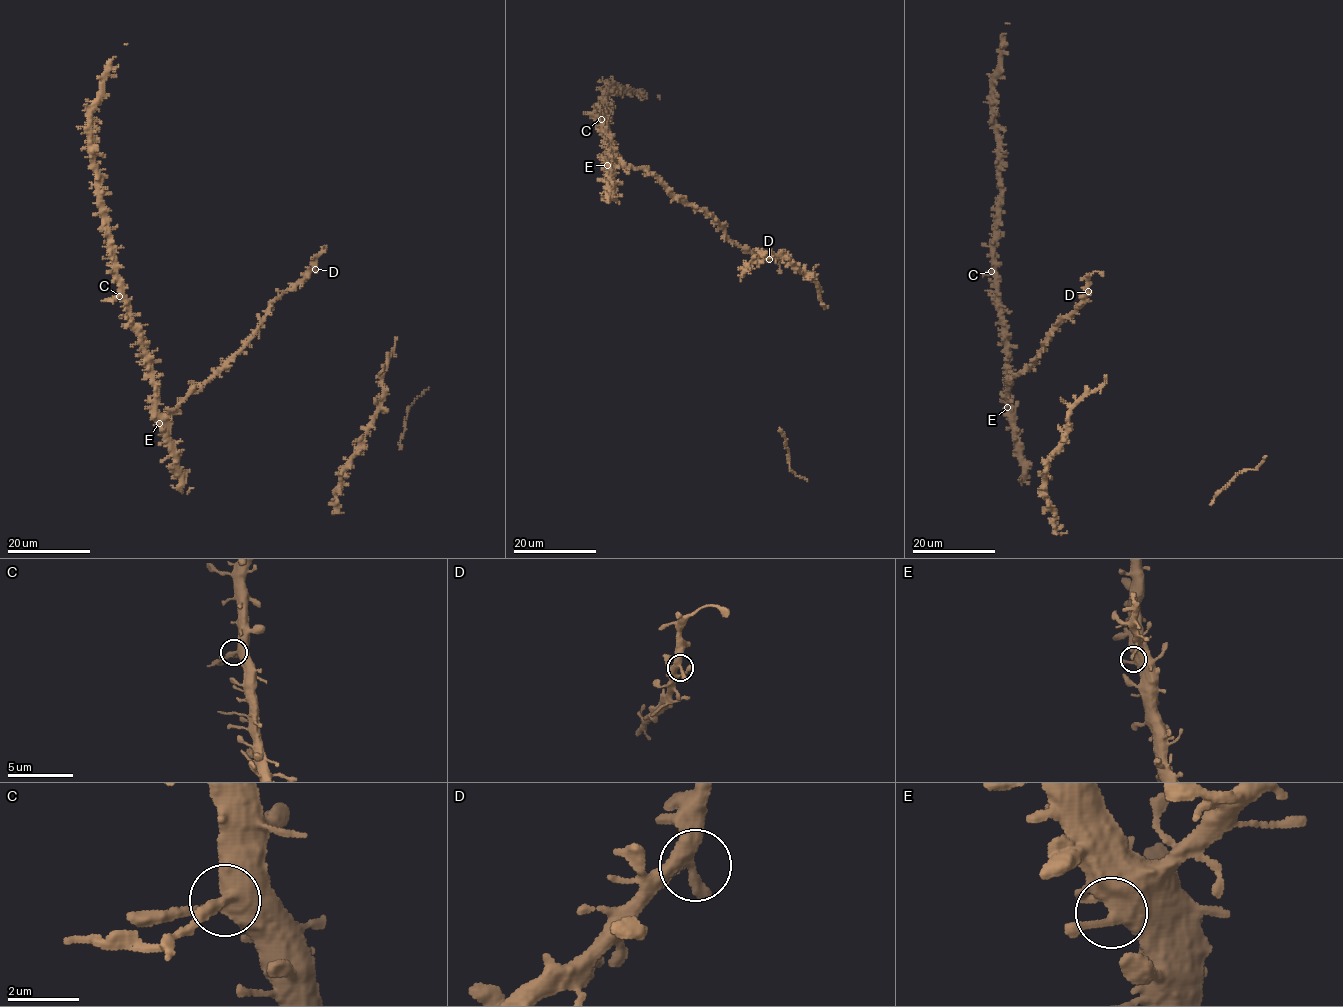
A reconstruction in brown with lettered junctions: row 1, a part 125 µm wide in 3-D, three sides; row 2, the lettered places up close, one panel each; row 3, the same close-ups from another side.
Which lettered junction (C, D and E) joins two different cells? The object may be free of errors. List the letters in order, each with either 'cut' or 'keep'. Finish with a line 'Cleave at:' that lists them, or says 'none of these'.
C: cut
D: keep
E: keep
Cleave at: C

